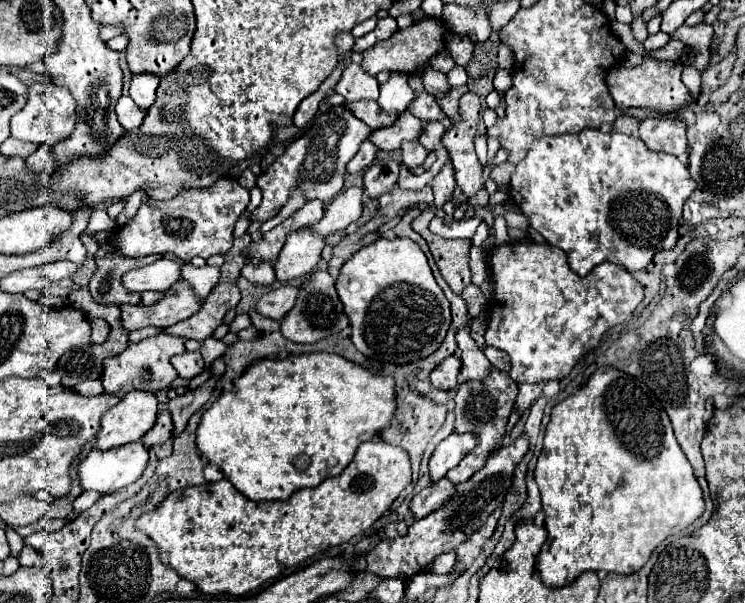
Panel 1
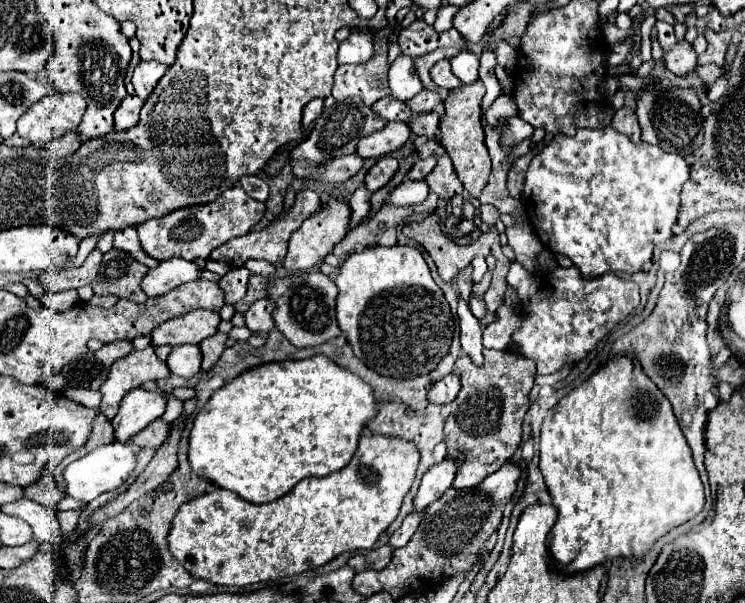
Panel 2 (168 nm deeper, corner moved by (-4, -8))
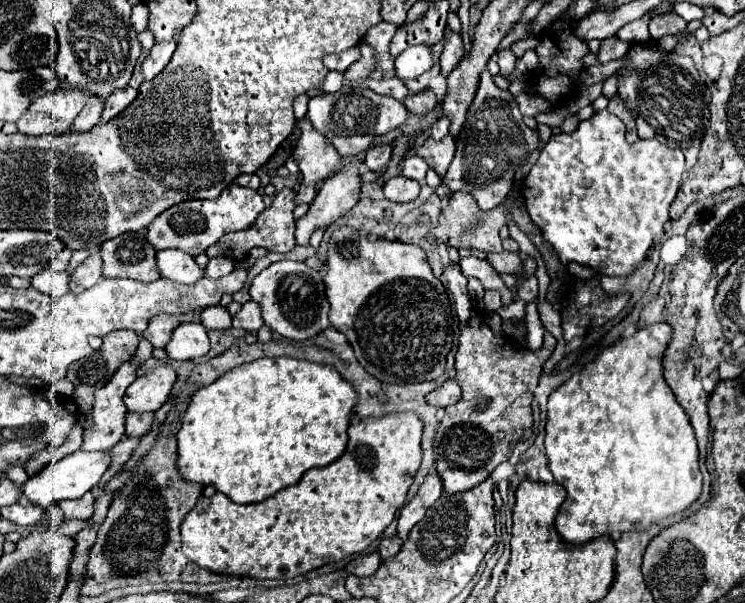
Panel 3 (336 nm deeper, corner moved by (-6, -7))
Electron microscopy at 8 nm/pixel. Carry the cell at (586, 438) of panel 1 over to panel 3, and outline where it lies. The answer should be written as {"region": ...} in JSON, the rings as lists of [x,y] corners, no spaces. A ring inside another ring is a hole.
{"region":[[[655,323],[655,325],[647,325],[643,329],[639,329],[635,335],[631,337],[621,337],[617,339],[613,345],[605,347],[595,361],[587,363],[579,373],[571,375],[563,385],[559,385],[551,395],[549,395],[549,403],[547,403],[547,437],[545,437],[545,447],[547,447],[547,459],[549,459],[549,469],[555,477],[557,483],[561,483],[567,489],[567,499],[563,501],[559,515],[555,519],[555,527],[559,531],[559,535],[571,543],[571,545],[581,545],[587,543],[595,537],[601,535],[621,535],[625,531],[643,531],[647,529],[651,523],[665,519],[673,513],[685,511],[701,493],[701,483],[703,483],[703,475],[699,471],[699,451],[697,451],[697,439],[695,439],[695,431],[689,423],[689,417],[685,413],[685,409],[677,403],[671,387],[667,385],[665,377],[663,377],[663,355],[665,349],[671,341],[671,327],[669,323]]]}

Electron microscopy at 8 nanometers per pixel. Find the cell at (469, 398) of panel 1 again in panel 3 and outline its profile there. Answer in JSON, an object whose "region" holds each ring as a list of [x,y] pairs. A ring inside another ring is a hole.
{"region":[[[473,309],[471,319],[461,327],[459,351],[455,355],[455,381],[463,397],[445,409],[445,417],[433,439],[435,473],[441,477],[447,495],[463,493],[485,481],[499,463],[509,459],[515,443],[531,437],[533,391],[539,383],[543,363],[551,357],[555,345],[555,337],[545,331],[539,351],[515,347],[515,343],[491,331],[483,311]]]}

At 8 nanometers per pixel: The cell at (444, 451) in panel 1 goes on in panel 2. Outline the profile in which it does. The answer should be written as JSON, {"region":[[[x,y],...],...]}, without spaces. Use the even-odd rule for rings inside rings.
{"region":[[[447,456],[443,462],[431,466],[423,480],[421,480],[421,486],[419,486],[419,492],[415,496],[415,512],[421,512],[425,510],[431,502],[435,502],[447,488],[451,488],[453,484],[453,478],[457,474],[457,460],[453,460],[451,456]]]}

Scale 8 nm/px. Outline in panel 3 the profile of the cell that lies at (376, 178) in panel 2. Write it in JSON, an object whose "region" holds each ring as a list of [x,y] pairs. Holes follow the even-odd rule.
{"region":[[[385,143],[373,145],[373,147],[365,153],[365,165],[367,165],[371,171],[377,171],[379,167],[387,165],[389,159],[391,159],[391,145],[385,145]]]}

